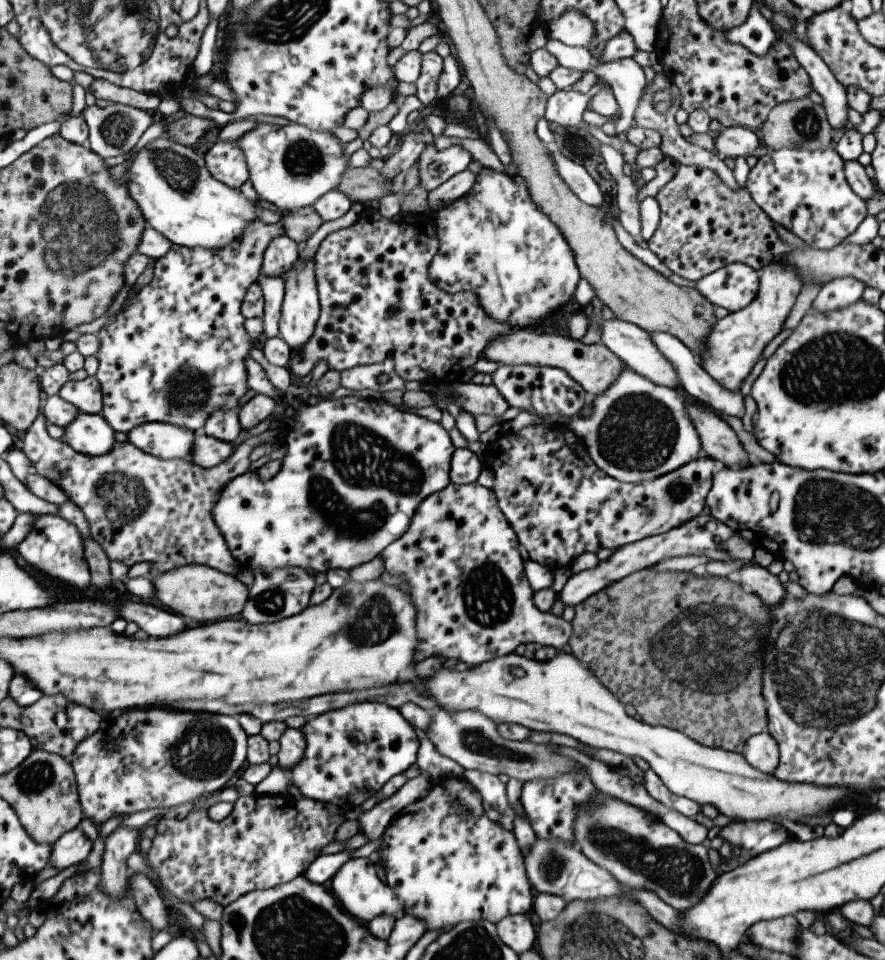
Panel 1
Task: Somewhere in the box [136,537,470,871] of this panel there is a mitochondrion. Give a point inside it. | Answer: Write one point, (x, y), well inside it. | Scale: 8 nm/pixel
(201, 750)

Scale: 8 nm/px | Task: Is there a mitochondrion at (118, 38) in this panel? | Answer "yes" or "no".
yes

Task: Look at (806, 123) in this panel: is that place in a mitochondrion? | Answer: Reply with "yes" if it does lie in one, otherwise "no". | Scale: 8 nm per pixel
yes

